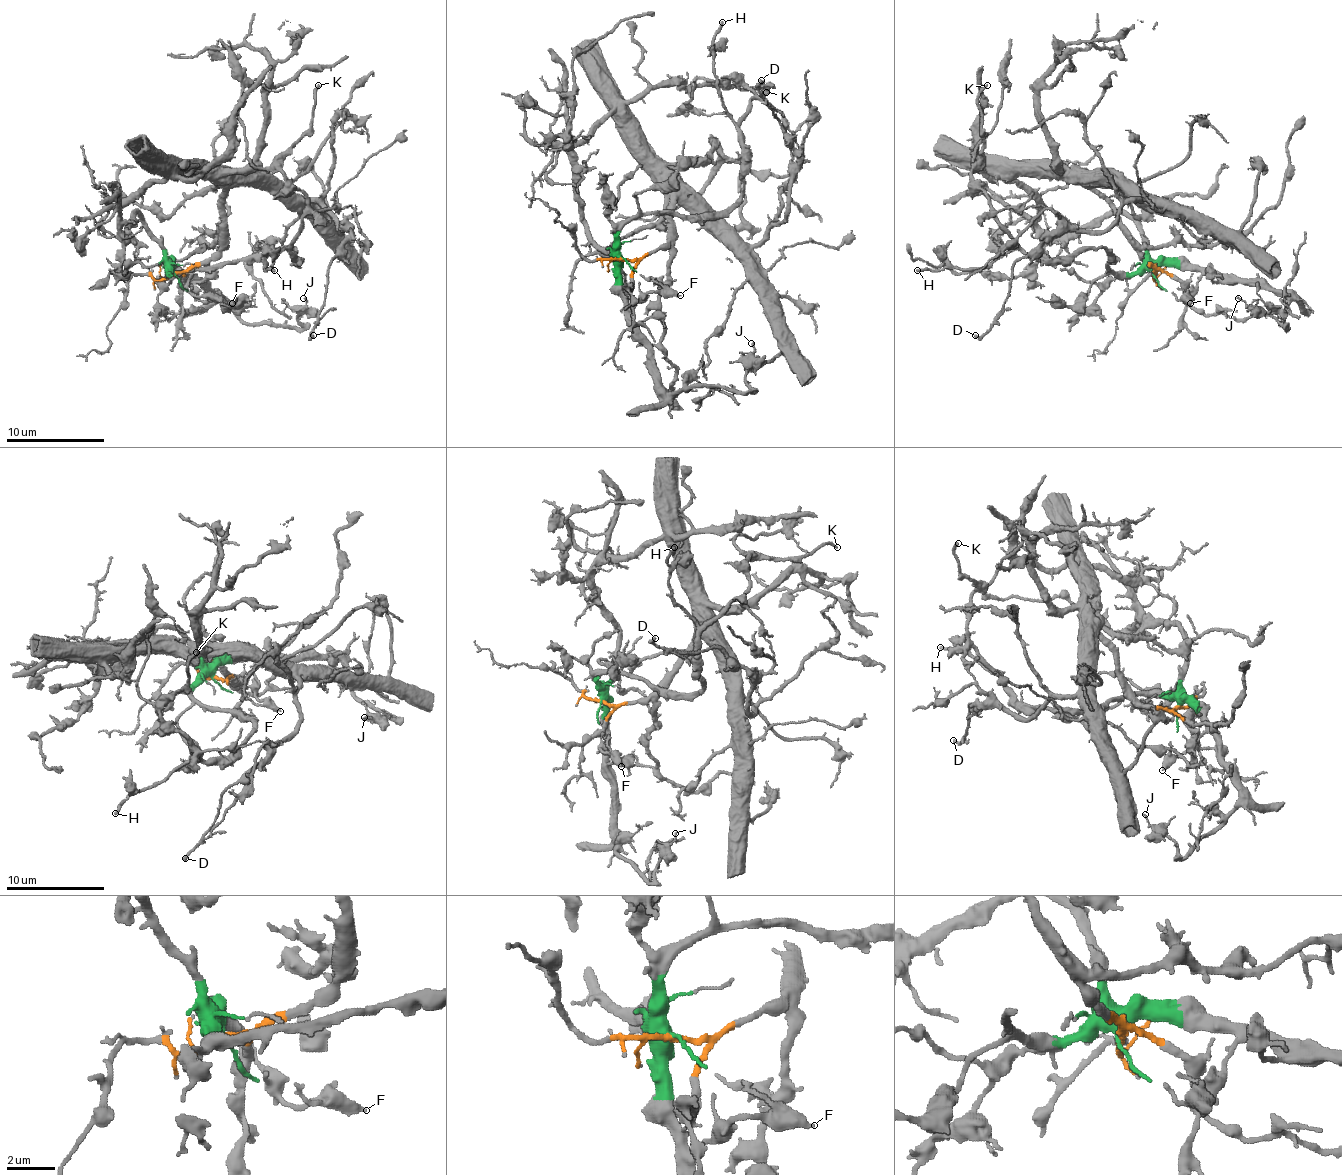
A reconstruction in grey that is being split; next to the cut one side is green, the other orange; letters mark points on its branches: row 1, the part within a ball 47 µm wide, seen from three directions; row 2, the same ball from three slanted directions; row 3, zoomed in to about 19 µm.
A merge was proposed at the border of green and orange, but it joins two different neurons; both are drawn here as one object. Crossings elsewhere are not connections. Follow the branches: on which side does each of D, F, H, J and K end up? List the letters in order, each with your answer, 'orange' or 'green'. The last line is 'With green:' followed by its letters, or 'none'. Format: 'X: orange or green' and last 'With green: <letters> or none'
D: orange
F: green
H: green
J: green
K: green
With green: F, H, J, K

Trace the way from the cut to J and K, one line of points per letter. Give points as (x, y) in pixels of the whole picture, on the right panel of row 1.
J: (1154, 273), (1161, 265), (1264, 283), (1286, 297), (1281, 324), (1286, 327), (1237, 297)
K: (1154, 273), (1112, 273), (1102, 248), (1031, 258), (997, 219), (972, 172), (982, 128), (977, 94), (987, 84)

